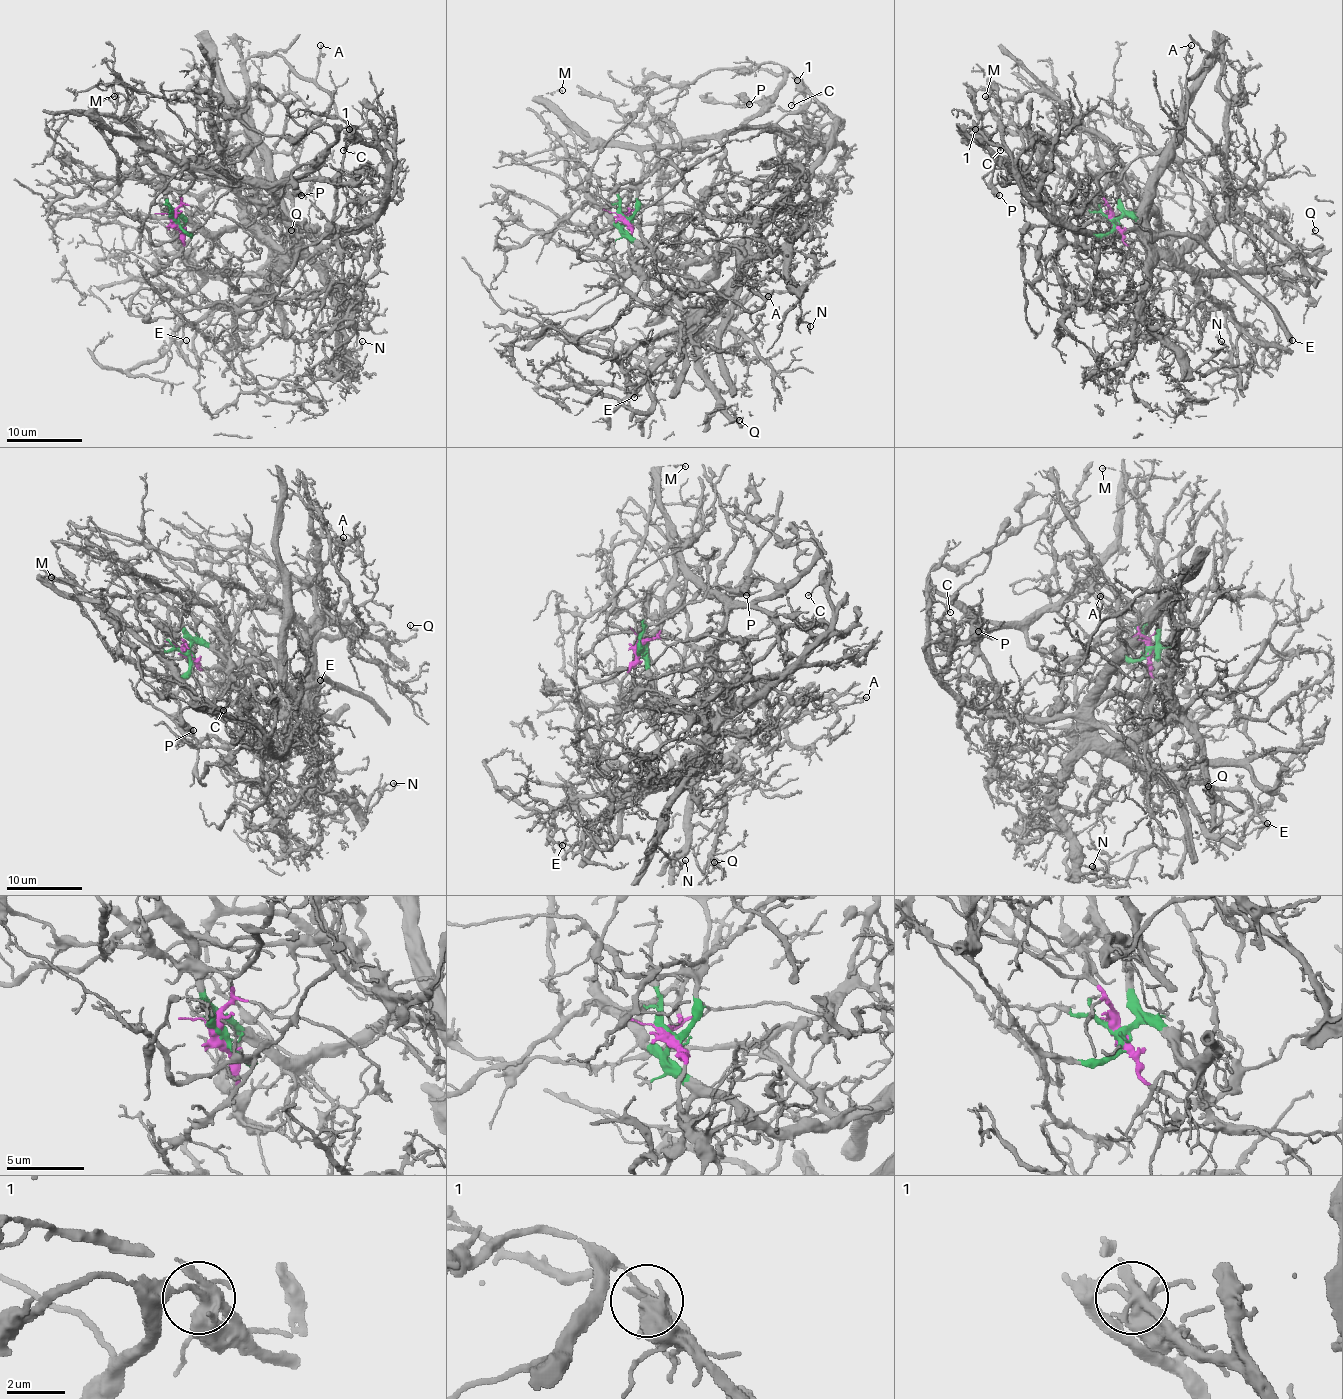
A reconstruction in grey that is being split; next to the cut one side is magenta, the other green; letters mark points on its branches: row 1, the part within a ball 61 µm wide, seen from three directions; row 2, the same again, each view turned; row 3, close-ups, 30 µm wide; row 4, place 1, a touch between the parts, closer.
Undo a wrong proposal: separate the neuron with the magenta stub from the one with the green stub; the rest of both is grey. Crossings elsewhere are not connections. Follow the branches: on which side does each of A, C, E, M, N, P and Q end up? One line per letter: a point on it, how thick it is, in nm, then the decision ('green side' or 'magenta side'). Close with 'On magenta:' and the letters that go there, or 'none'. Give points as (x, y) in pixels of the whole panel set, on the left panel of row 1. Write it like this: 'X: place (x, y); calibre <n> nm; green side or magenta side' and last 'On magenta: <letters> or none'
A: place (320, 45); calibre 130 nm; green side
C: place (343, 150); calibre 110 nm; magenta side
E: place (186, 340); calibre 160 nm; green side
M: place (114, 96); calibre 120 nm; magenta side
N: place (362, 341); calibre 150 nm; green side
P: place (301, 195); calibre 550 nm; magenta side
Q: place (291, 230); calibre 140 nm; green side
On magenta: C, M, P

